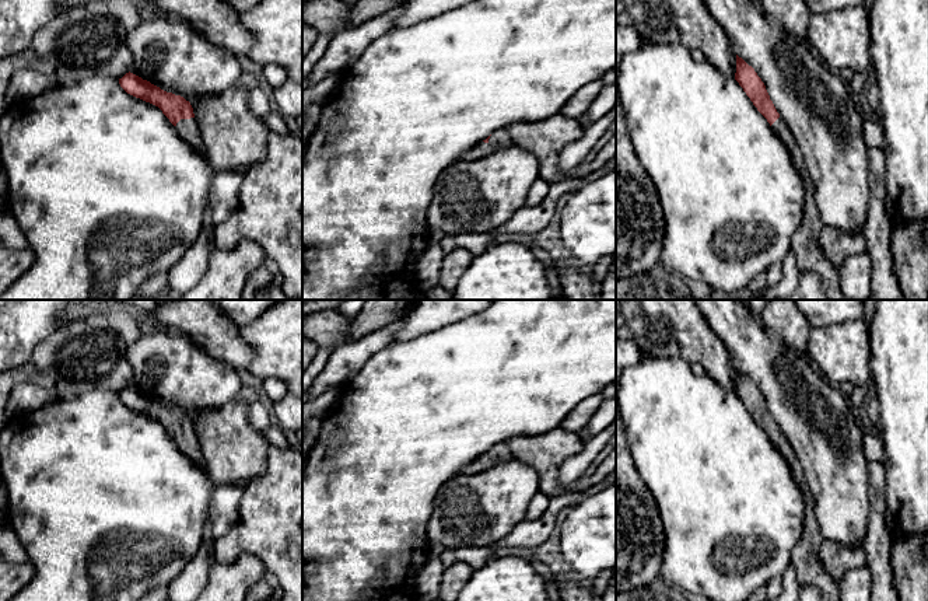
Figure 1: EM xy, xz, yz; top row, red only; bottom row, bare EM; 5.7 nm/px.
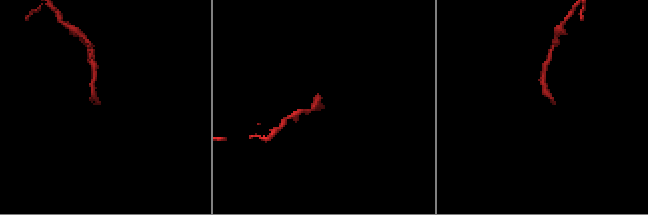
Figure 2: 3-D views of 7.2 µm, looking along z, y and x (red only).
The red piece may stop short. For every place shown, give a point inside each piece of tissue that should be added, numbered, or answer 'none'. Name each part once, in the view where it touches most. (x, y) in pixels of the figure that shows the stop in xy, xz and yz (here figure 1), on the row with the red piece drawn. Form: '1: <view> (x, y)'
1: xy (188, 129)

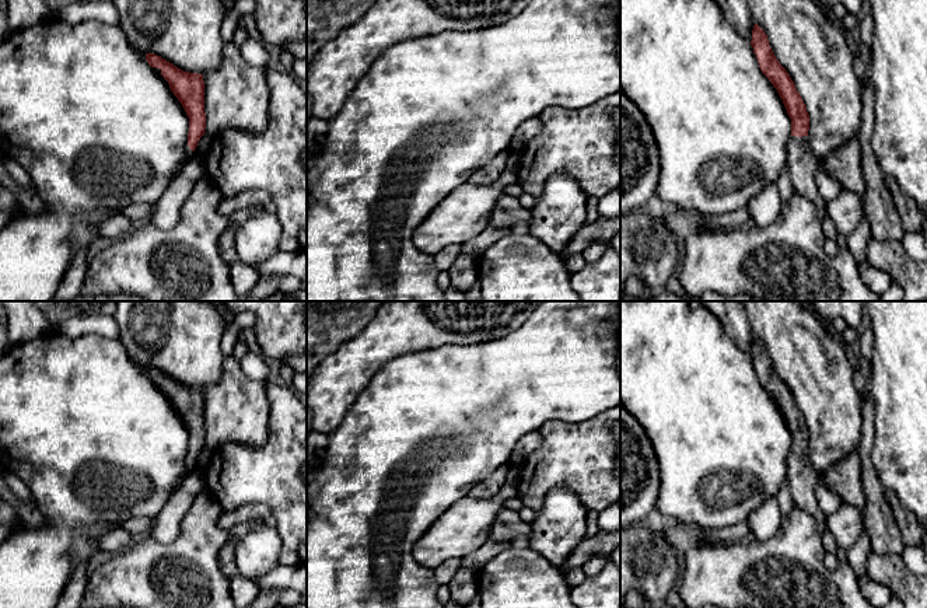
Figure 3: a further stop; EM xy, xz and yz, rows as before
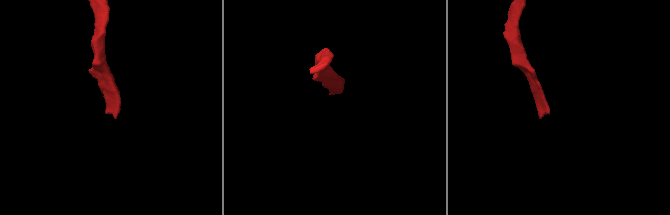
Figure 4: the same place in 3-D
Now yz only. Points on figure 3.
1: yz (803, 164)

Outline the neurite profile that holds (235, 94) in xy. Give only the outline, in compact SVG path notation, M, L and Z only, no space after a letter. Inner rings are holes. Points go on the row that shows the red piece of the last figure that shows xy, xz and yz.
M234 42L225 43L221 64L203 74L204 132L242 129L260 133L269 122L267 67L251 66Z

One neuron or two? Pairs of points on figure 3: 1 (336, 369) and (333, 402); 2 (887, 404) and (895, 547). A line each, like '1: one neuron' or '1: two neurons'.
1: one neuron
2: two neurons

